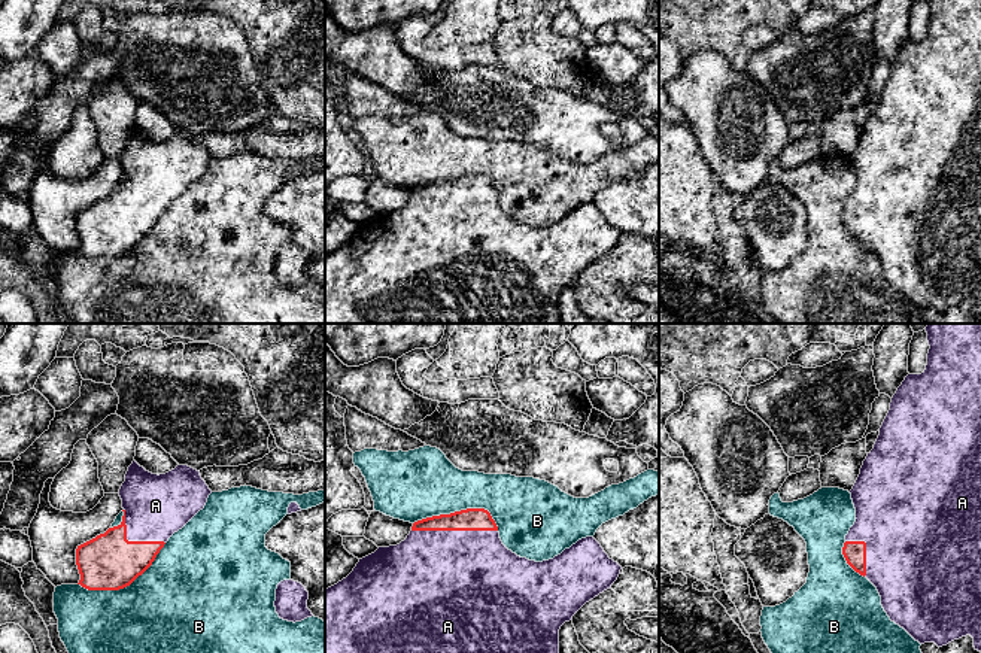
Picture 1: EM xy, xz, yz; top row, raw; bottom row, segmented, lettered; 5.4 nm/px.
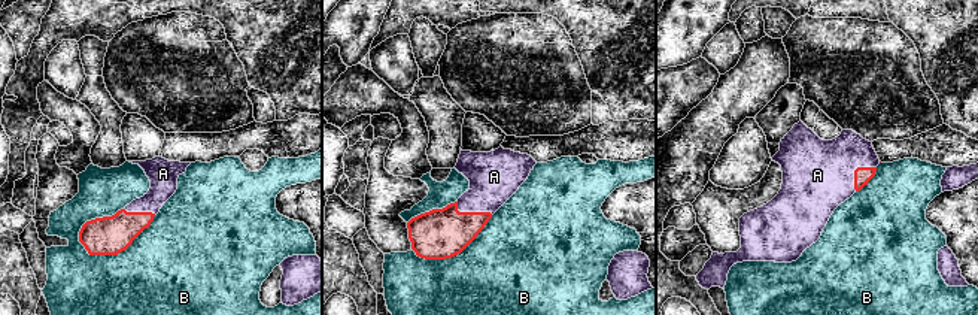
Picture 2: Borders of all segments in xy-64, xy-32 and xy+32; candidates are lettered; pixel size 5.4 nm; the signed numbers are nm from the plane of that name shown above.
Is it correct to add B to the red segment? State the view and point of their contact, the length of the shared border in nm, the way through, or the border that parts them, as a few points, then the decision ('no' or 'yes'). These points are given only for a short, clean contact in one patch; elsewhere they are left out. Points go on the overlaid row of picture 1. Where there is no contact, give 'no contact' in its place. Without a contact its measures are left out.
meets red in xy at (124, 586); contact 550 nm long; no

